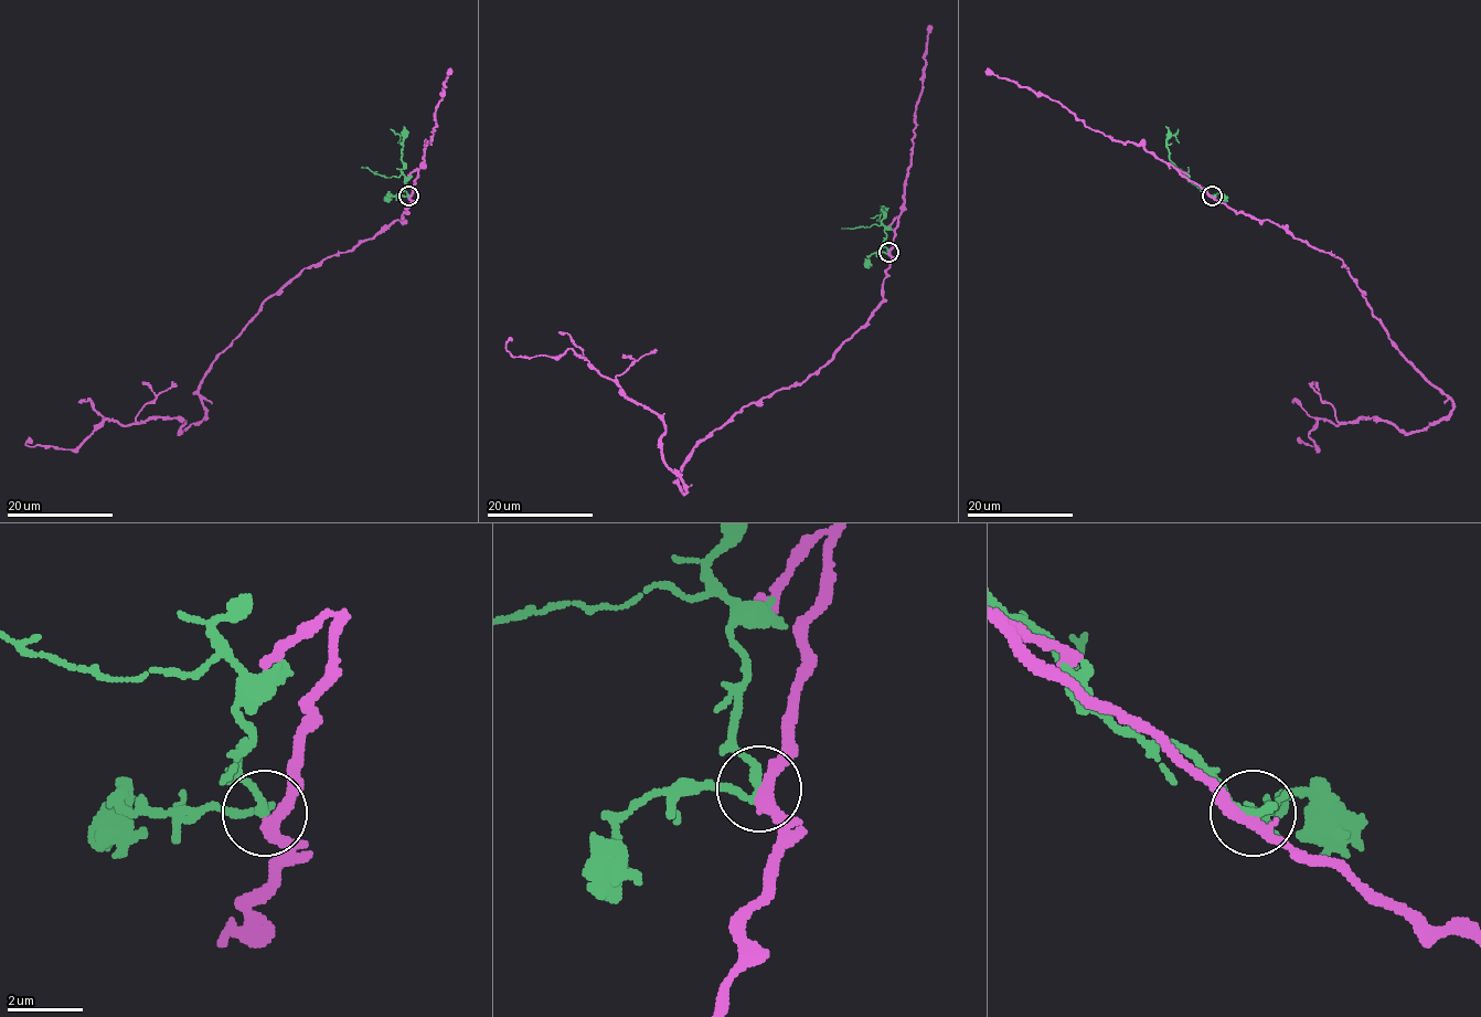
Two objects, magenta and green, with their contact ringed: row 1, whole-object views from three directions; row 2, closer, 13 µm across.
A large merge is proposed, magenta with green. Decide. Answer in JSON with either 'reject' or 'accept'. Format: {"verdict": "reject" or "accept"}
{"verdict": "reject"}

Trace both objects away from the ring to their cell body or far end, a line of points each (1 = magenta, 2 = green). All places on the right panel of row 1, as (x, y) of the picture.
1: (1212, 197), (1339, 257), (1391, 341), (1452, 408), (1420, 431), (1320, 419), (1309, 433), (1317, 449), (1297, 437)
2: (1212, 197), (1194, 186), (1169, 159), (1167, 139), (1178, 128)

